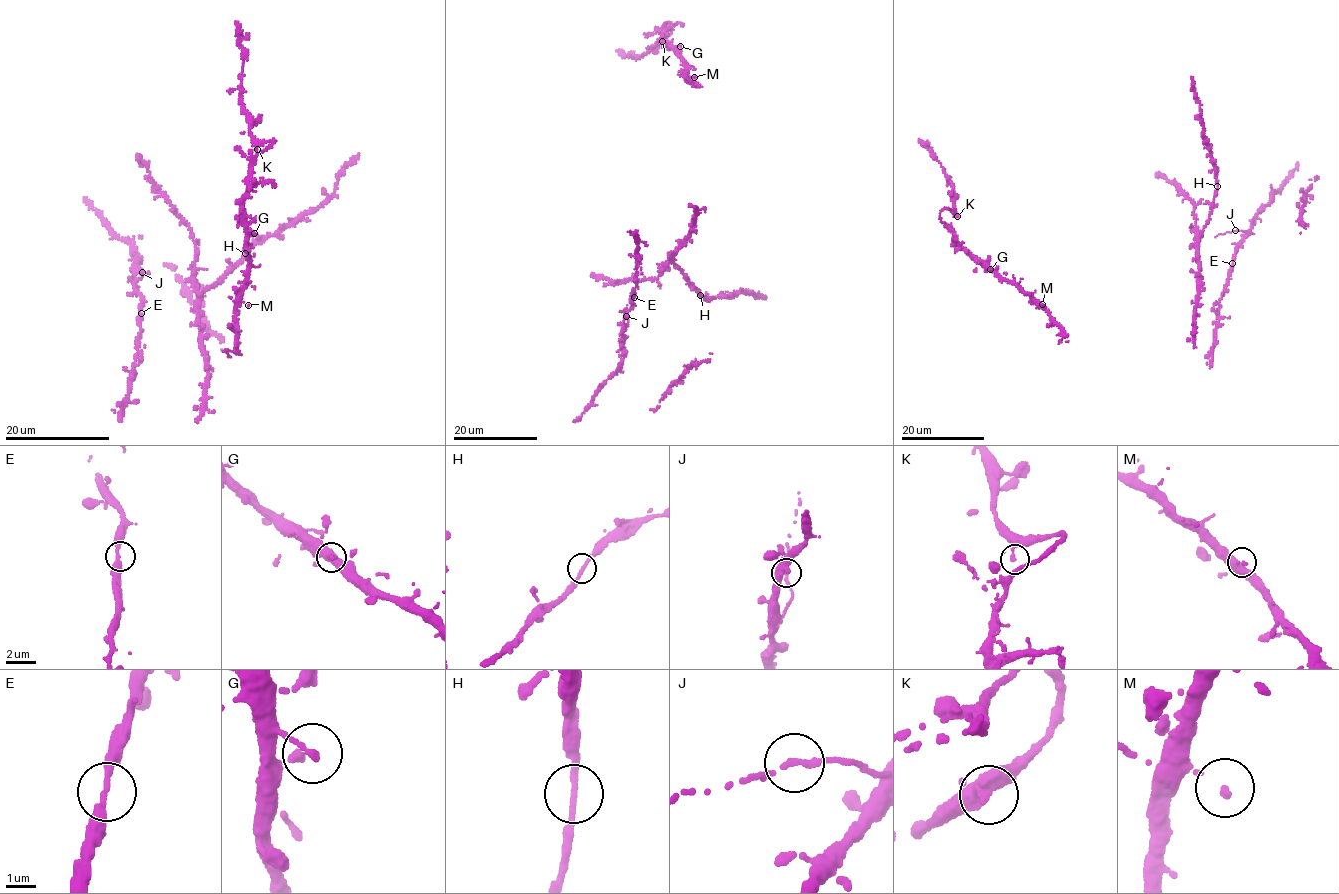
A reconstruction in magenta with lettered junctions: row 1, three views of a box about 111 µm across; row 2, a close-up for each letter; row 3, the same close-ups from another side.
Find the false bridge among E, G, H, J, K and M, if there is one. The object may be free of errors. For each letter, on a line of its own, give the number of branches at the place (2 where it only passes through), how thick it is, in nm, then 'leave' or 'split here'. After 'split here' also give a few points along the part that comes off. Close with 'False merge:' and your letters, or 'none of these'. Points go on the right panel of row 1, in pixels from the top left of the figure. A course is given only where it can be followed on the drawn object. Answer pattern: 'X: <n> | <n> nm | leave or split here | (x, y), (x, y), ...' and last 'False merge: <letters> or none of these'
E: 2 | 280 nm | leave
G: 1 | 240 nm | leave
H: 2 | 200 nm | leave
J: 2 | 190 nm | leave
K: 2 | 190 nm | leave
M: 1 | 200 nm | leave
False merge: none of these

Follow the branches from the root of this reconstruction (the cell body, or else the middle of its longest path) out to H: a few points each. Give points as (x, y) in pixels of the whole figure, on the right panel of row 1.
H: (1187, 340), (1193, 339), (1199, 287), (1199, 238), (1209, 219), (1217, 185)

